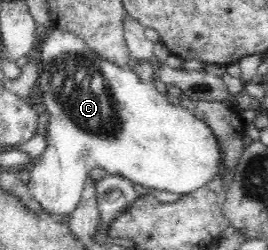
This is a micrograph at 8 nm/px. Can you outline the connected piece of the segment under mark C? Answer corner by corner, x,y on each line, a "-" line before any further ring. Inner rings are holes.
53,26
50,29
51,32
48,33
45,40
37,46
37,57
41,61
41,74
37,82
36,91
40,97
41,110
45,110
50,117
48,134
45,138
47,146
46,150
41,154
40,160
33,164
29,181
27,182
28,193
31,194
35,202
41,204
46,213
55,218
62,218
63,215
69,215
70,218
77,203
80,201
85,179
90,176
93,169
103,169
107,173
127,178
128,181
134,182
134,184
142,184
149,189
154,188
155,190
166,192
171,198
179,194
194,193
195,190
209,184
210,181
213,181
215,177
222,173
222,164
225,162
225,156
222,154
222,147
219,146
214,132
211,131
211,128
205,122
202,122
200,118
197,118
189,110
168,102
167,96
160,94
153,82
146,83
141,81
139,75
132,71
131,66
118,67
116,64
100,57
94,50
89,49
75,34
57,30

